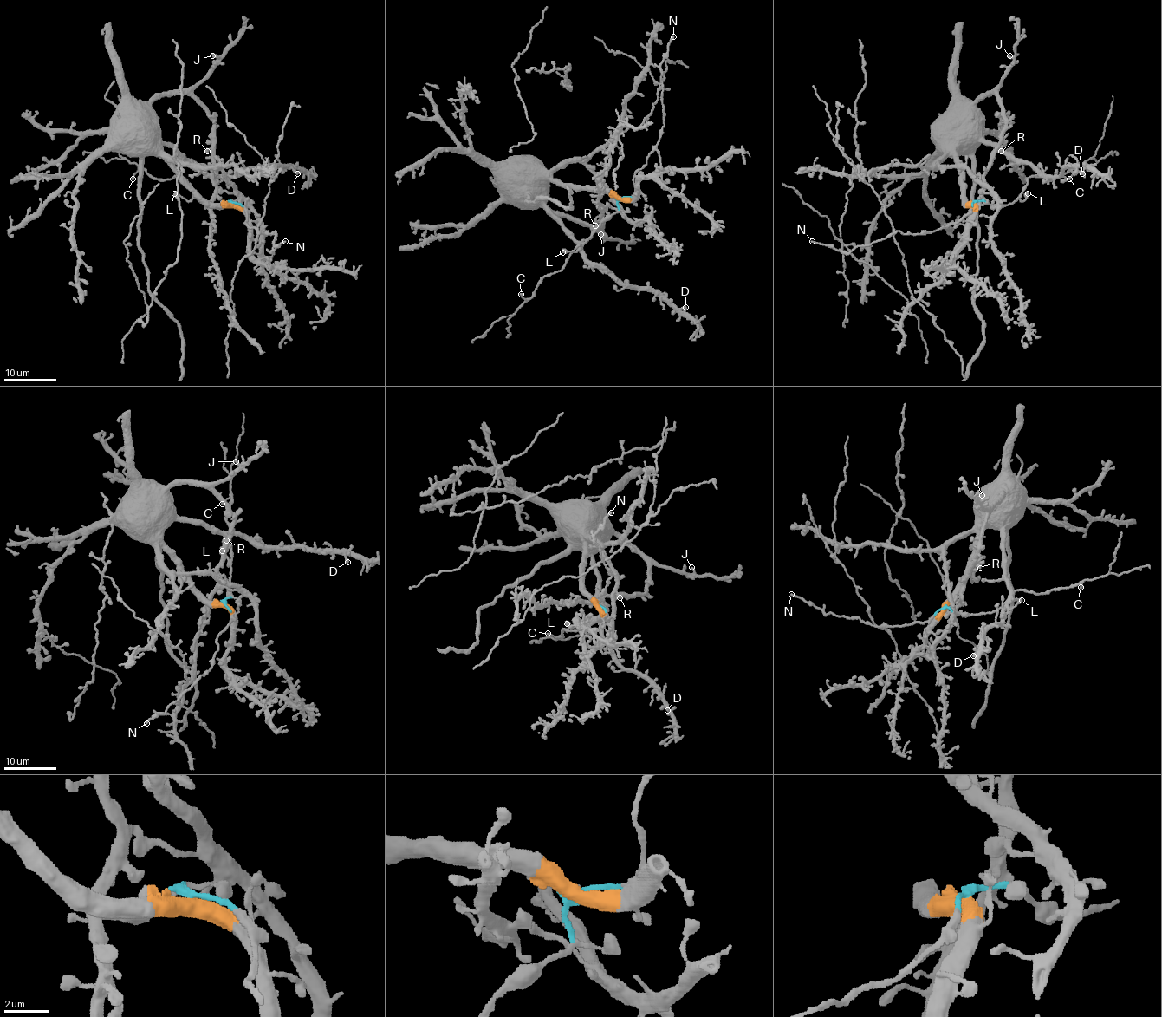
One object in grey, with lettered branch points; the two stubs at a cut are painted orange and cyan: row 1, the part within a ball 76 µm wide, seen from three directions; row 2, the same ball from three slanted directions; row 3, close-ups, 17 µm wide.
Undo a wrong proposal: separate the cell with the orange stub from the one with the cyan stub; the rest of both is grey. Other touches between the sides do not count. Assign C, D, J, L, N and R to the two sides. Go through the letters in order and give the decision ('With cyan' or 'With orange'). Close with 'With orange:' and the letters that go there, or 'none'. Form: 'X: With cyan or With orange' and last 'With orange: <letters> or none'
C: With cyan
D: With orange
J: With orange
L: With cyan
N: With cyan
R: With orange
With orange: D, J, R

